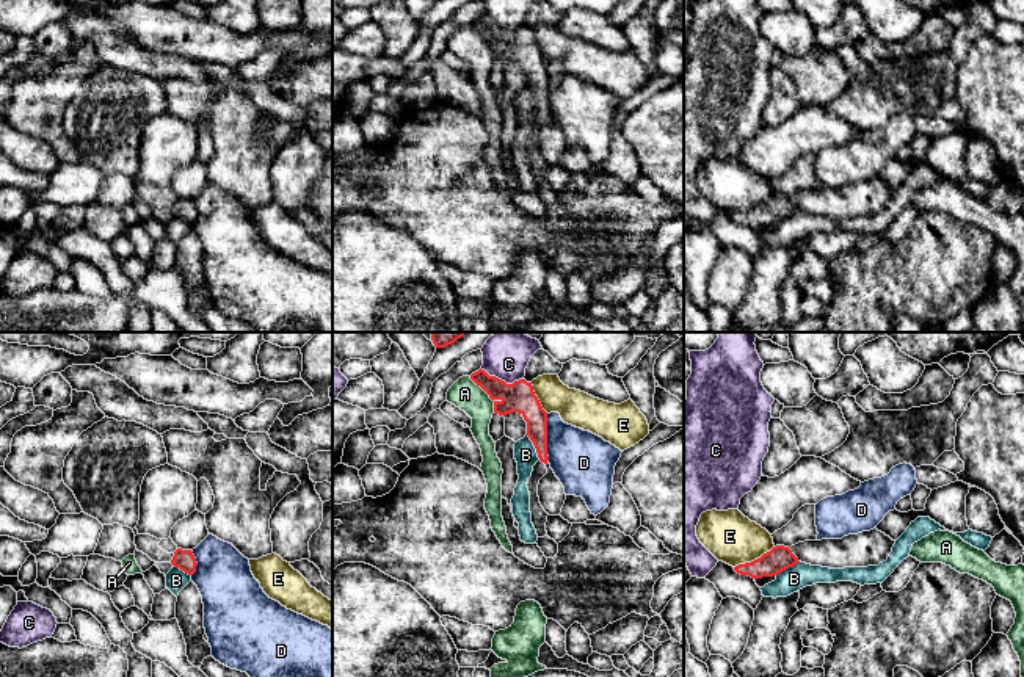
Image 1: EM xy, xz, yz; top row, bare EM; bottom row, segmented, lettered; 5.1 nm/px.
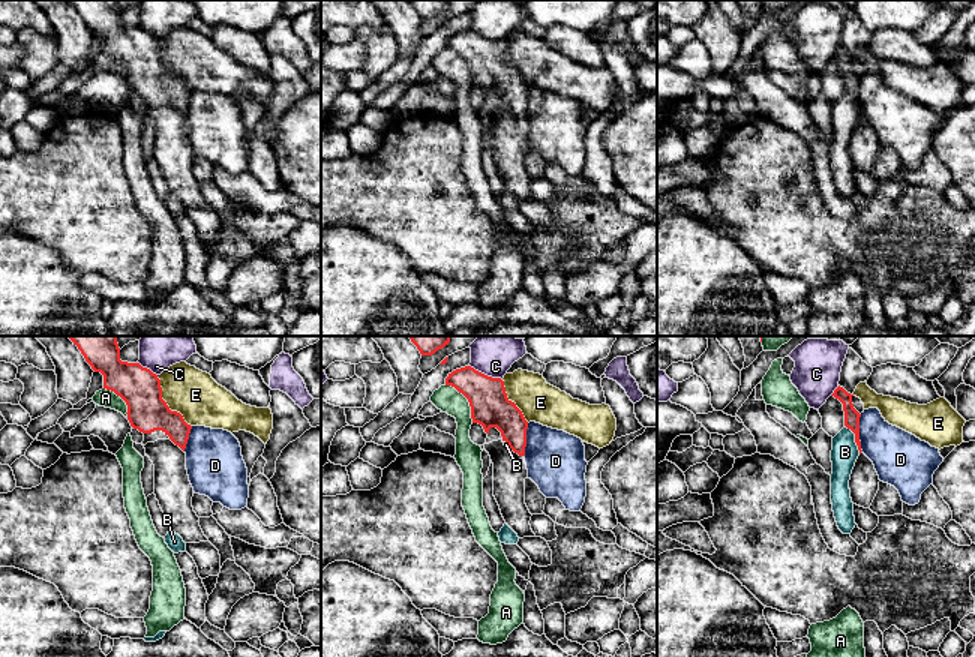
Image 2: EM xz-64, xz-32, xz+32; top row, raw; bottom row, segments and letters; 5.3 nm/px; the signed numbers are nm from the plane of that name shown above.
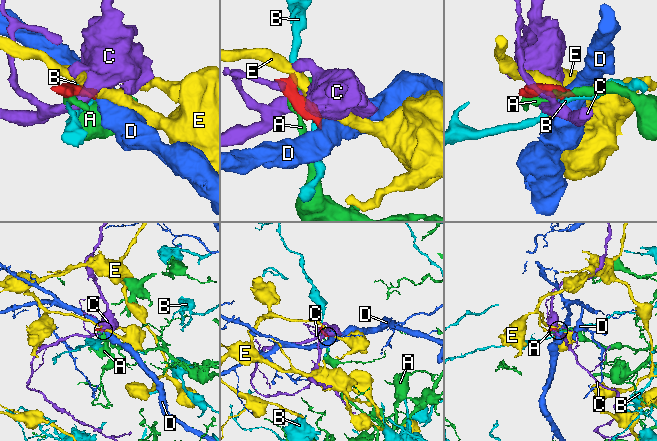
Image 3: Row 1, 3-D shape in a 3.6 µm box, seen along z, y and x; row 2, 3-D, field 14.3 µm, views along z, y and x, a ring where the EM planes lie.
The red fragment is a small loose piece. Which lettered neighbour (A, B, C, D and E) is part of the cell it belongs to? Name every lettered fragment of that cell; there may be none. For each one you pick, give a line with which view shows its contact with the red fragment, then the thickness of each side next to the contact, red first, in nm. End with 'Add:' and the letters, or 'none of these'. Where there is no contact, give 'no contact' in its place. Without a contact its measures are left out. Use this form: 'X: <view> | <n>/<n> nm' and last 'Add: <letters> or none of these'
Add: none of these

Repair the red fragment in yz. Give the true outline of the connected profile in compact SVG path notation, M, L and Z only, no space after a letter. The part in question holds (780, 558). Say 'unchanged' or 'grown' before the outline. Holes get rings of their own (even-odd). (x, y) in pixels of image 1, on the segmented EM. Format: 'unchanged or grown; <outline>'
grown; M877 528L842 539L804 541L795 545L776 545L761 558L739 564L734 570L751 578L773 577L797 563L830 569L867 567L886 561L895 541Z

